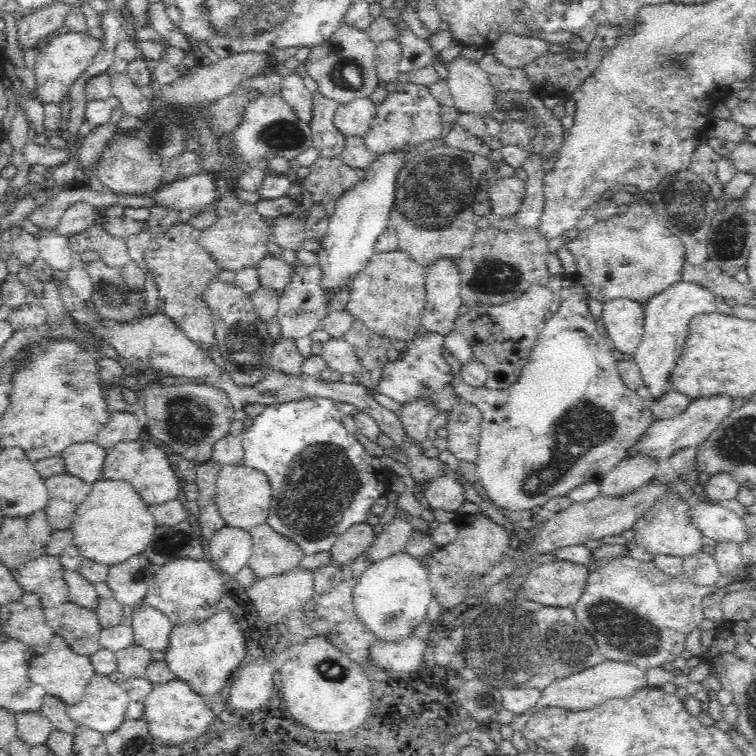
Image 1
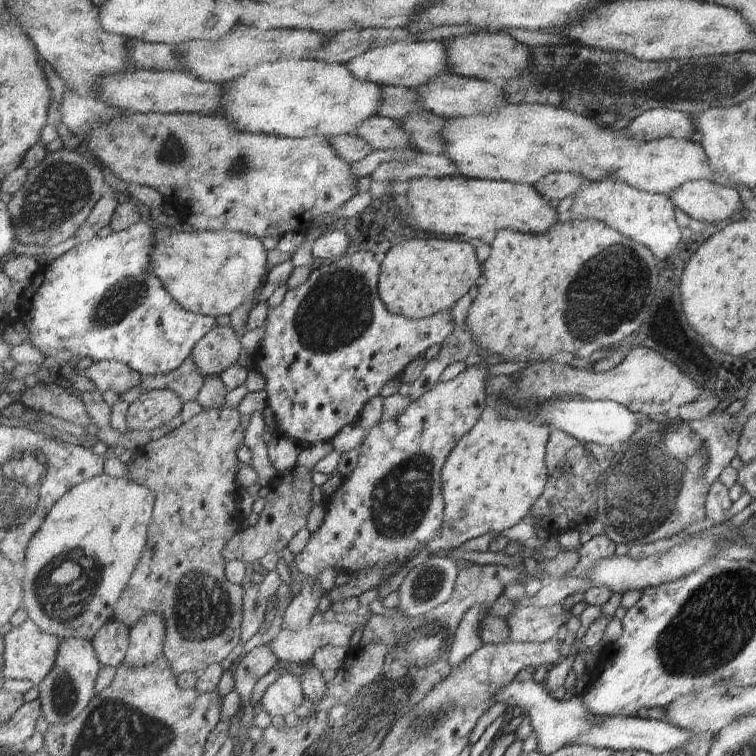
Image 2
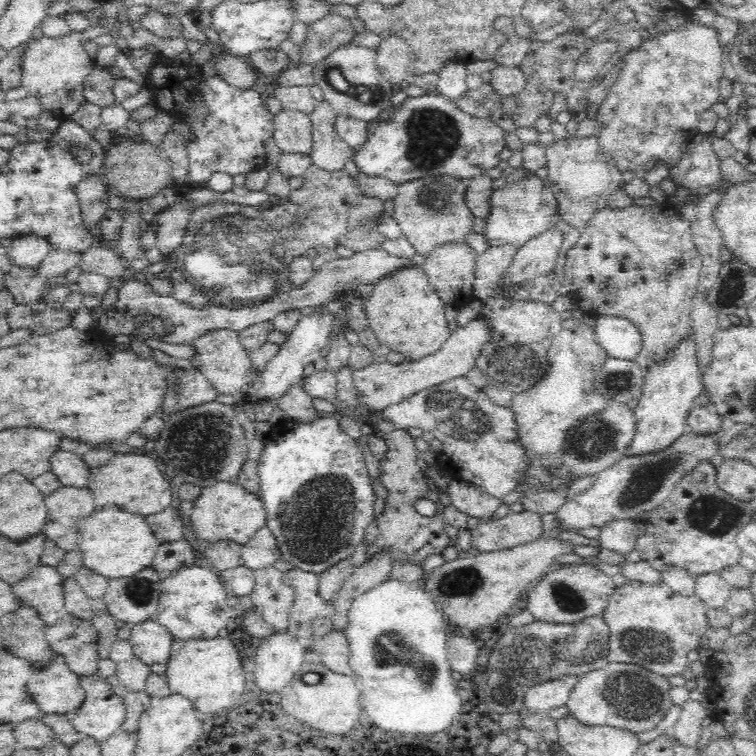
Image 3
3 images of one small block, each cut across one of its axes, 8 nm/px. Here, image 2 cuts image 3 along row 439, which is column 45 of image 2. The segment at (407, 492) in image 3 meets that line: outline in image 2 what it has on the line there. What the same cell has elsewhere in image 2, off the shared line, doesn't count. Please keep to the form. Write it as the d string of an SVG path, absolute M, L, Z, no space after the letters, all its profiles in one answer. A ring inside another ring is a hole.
M55 383L32 386L21 394L21 402L25 402L28 409L50 414L81 427L93 424L93 417L83 399L69 394L65 388Z

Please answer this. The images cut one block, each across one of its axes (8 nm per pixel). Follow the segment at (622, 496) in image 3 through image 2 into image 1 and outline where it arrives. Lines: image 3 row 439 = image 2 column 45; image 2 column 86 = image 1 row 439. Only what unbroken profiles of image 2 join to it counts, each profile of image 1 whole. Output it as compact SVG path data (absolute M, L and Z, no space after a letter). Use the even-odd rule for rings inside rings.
M726 396L692 398L688 410L678 414L676 418L666 420L656 419L650 428L638 439L638 443L627 451L630 459L635 457L646 457L659 464L662 471L666 469L666 463L670 458L678 456L685 449L702 447L706 444L708 436L716 432L722 426L722 422L730 416L732 411L732 400Z

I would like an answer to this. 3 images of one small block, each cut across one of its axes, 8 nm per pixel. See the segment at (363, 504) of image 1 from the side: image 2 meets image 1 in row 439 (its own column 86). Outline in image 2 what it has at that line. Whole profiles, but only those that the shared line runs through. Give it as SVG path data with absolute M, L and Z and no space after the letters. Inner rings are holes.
M144 219L127 230L81 243L53 262L41 265L34 283L27 288L29 301L25 301L27 306L21 318L32 346L51 358L66 350L71 356L91 358L92 364L121 361L143 375L165 376L178 370L191 356L197 342L213 330L215 318L185 310L165 290L161 278L153 274L149 260L160 233Z

